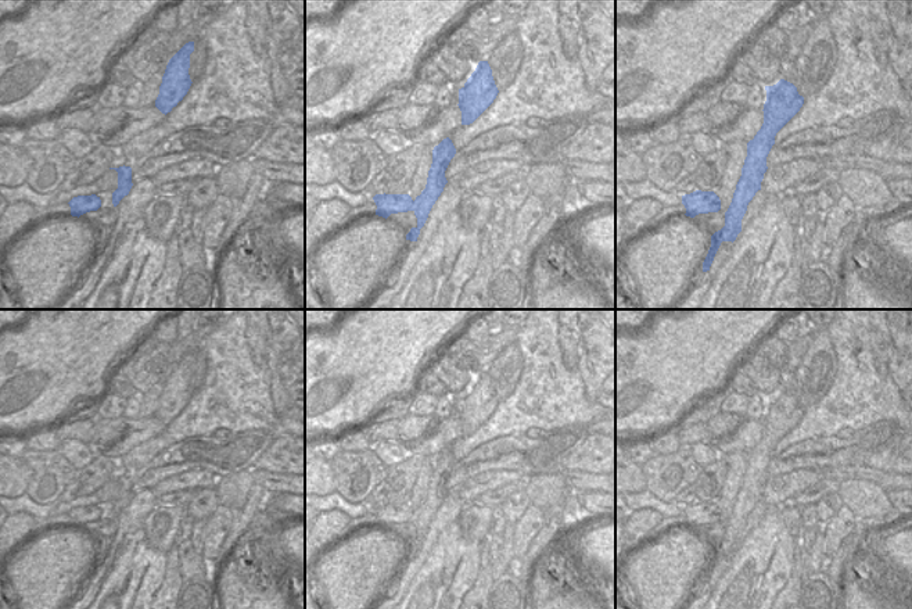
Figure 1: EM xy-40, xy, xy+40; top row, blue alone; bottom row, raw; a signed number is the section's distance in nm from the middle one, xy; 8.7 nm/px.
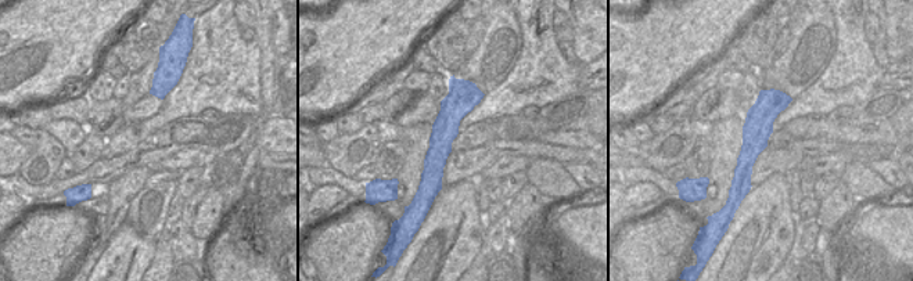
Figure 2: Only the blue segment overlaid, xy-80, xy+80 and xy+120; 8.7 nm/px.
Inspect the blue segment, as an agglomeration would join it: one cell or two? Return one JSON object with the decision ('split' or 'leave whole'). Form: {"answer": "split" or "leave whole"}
{"answer": "split"}

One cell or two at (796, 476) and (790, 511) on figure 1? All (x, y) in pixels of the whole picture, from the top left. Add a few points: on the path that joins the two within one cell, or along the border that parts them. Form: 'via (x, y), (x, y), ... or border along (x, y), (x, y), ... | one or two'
border along (792, 501), (782, 507) | two

